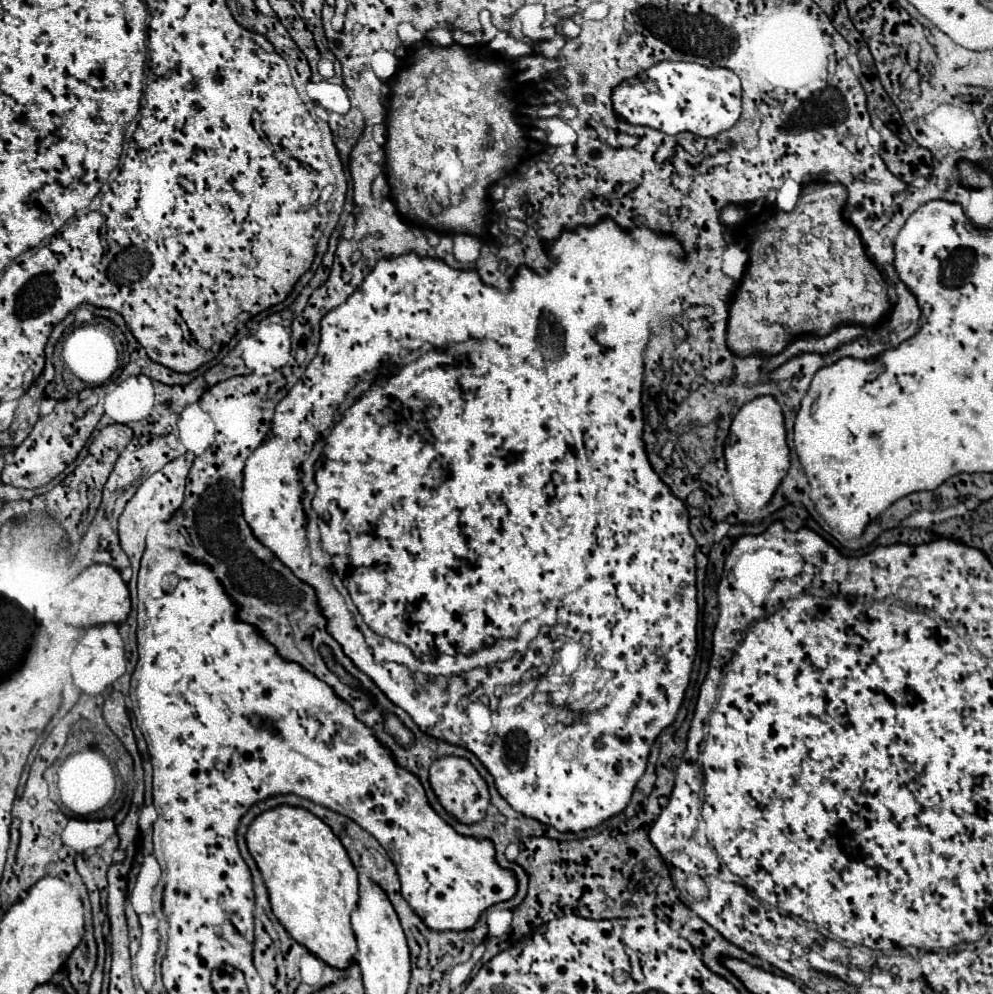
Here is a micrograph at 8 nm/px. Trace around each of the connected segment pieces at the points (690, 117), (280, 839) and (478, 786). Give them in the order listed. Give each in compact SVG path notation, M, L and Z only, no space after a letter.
M659 62L653 68L643 72L643 78L635 76L625 80L621 86L613 90L613 108L619 116L623 116L631 124L651 126L665 134L693 132L697 136L709 138L719 132L729 130L741 114L741 80L729 68L705 68L701 64L691 62Z
M275 806L271 810L265 810L251 822L251 826L247 830L247 846L261 870L265 886L269 890L273 914L281 920L285 930L291 934L291 938L295 938L309 952L319 956L323 962L327 962L335 968L341 968L341 970L347 968L357 952L357 942L355 942L355 934L351 928L351 920L349 920L349 916L359 900L357 870L351 864L347 850L343 848L339 838L335 838L333 830L305 808Z
M459 756L437 758L429 770L429 782L441 806L449 814L453 814L459 822L475 824L485 818L485 812L489 806L489 788L487 788L487 782L479 776L475 766L467 758L459 758Z

